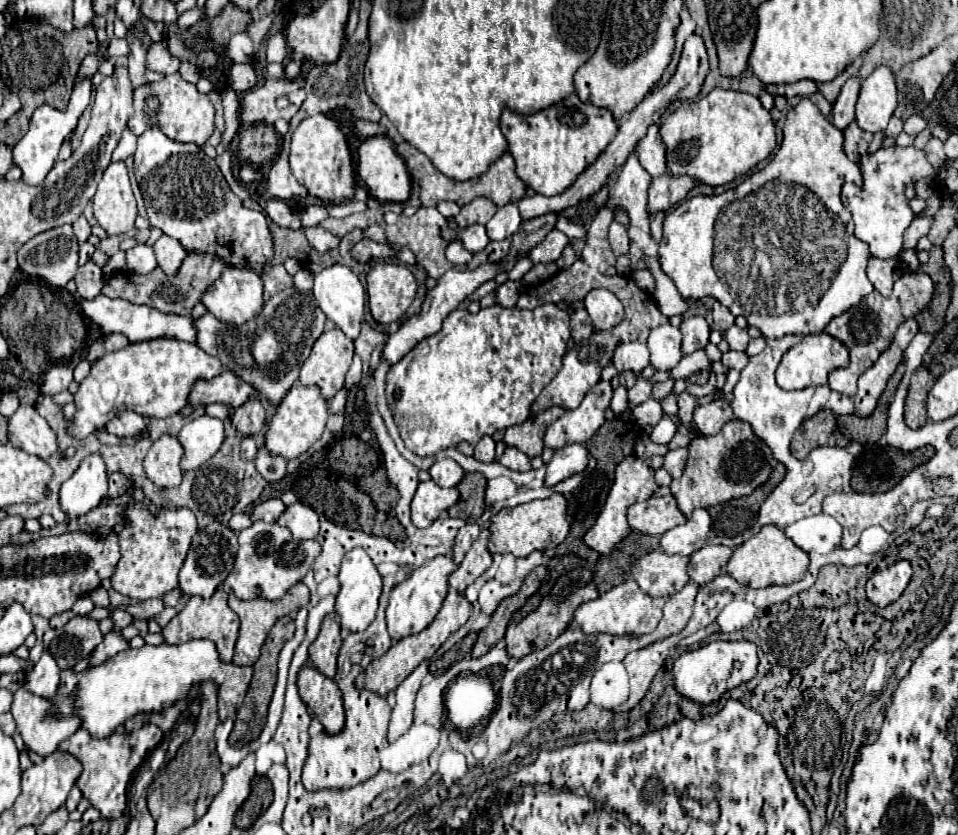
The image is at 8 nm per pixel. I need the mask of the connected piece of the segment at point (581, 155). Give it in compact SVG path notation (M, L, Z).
M573 94L559 104L529 116L505 110L501 116L501 130L509 142L509 152L515 158L517 176L537 194L557 196L597 160L597 156L615 138L619 124L609 108L597 108L589 102L581 102L577 94Z

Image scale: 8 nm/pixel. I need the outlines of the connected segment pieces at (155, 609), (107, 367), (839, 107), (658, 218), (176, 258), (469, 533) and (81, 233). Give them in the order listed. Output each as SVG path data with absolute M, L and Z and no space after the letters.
M155 598L155 600L145 600L145 602L139 602L139 604L133 604L133 606L121 606L123 610L127 610L133 618L139 618L139 620L147 620L155 614L159 614L165 604L161 598Z
M157 338L149 342L135 342L123 350L101 356L91 374L81 382L75 404L77 414L69 426L75 438L101 430L117 412L133 410L149 418L167 418L185 408L189 386L197 378L213 378L223 370L219 358L203 352L195 342L183 342L177 338Z
M853 74L841 88L841 94L837 98L837 102L833 104L833 124L839 130L845 130L845 126L849 126L855 120L855 102L859 96L859 88L861 88L861 80L857 74Z
M657 212L657 214L651 218L651 238L653 238L655 242L659 242L662 238L663 218L665 218L665 214L663 214L663 212Z
M161 236L155 244L153 244L159 268L163 268L165 274L175 274L183 262L183 258L187 256L187 252L181 248L181 244L175 238L169 236Z
M467 522L467 524L459 530L459 534L457 534L457 538L455 538L455 550L453 550L453 560L455 560L457 564L461 564L465 552L467 552L469 546L477 540L479 530L481 530L481 528L479 528L475 522Z
M79 216L77 222L73 224L73 230L75 230L75 236L79 238L79 242L85 242L89 236L91 236L91 226L89 222L85 220L85 216Z

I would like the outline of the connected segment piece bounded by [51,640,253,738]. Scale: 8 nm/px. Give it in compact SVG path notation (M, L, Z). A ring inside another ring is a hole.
M189 640L179 646L145 644L143 648L137 648L137 650L127 648L97 668L87 668L83 672L63 670L61 672L63 684L51 700L57 704L55 712L59 716L77 714L83 722L83 728L87 728L89 734L93 734L93 738L107 738L109 734L115 732L117 726L123 726L125 720L133 718L135 714L161 712L173 706L177 700L185 698L189 690L201 682L217 684L219 720L224 721L228 717L235 719L252 676L251 666L235 666L231 662L223 662L219 658L215 642L211 640ZM75 686L79 686L77 690L79 700L71 702L67 696L73 694Z

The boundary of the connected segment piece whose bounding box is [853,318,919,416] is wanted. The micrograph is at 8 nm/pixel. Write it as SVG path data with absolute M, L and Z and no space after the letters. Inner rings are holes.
M909 318L905 320L897 334L895 334L895 340L891 342L889 350L885 350L879 360L859 378L859 390L857 394L853 396L853 402L855 402L855 412L859 416L869 416L875 406L877 406L877 400L879 396L883 394L885 390L885 384L887 380L893 376L895 368L899 366L899 362L903 360L903 352L905 348L909 346L909 342L913 340L913 336L917 334L917 322L915 318Z

